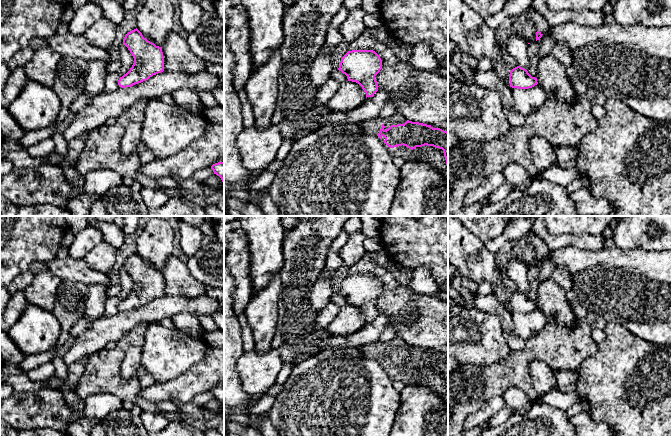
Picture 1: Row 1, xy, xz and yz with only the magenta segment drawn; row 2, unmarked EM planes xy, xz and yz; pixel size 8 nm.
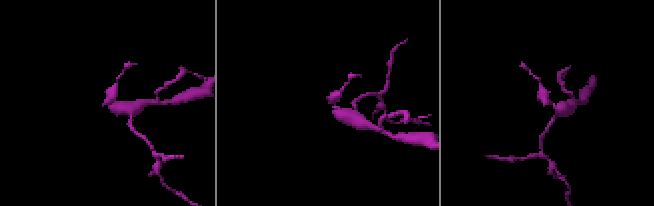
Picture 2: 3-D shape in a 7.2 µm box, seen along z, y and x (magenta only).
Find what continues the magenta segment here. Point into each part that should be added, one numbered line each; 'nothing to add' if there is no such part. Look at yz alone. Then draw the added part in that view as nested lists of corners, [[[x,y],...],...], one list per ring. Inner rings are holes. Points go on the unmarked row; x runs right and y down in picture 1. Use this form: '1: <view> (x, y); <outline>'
1: yz (539, 245); [[[532,231],[526,234],[526,237],[528,243],[535,248],[537,255],[540,255],[541,258],[544,258],[547,252],[545,242]]]

